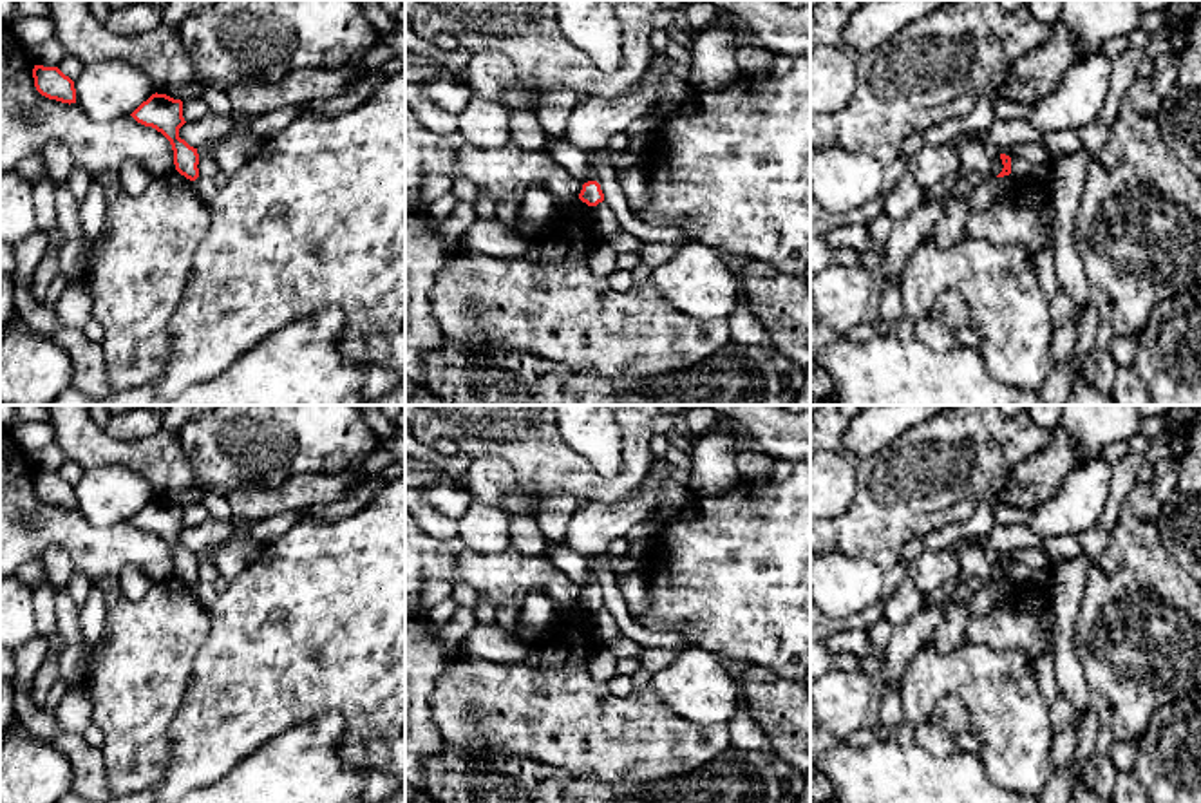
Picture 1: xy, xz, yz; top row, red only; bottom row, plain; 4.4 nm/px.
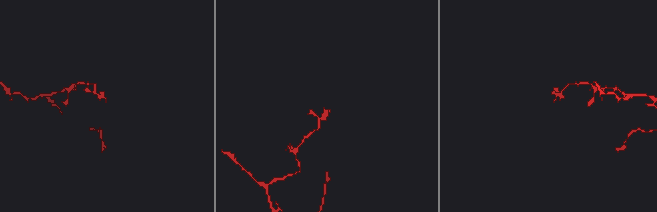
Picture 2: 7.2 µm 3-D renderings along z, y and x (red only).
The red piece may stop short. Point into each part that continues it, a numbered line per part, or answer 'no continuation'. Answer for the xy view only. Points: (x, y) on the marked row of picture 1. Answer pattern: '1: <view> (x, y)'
no continuation

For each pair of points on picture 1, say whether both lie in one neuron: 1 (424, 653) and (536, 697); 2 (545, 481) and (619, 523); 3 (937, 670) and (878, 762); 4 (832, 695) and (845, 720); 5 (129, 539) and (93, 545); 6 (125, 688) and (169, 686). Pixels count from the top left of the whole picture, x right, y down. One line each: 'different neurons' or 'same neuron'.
1: different neurons
2: different neurons
3: different neurons
4: same neuron
5: same neuron
6: same neuron

